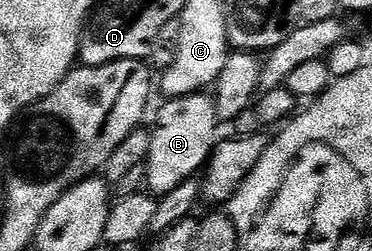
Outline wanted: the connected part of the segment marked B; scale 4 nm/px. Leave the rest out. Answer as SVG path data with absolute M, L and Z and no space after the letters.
M207 93L170 98L163 104L156 126L151 127L152 139L146 163L146 186L156 196L174 192L178 184L196 178L208 165L208 158L218 145L216 103Z

